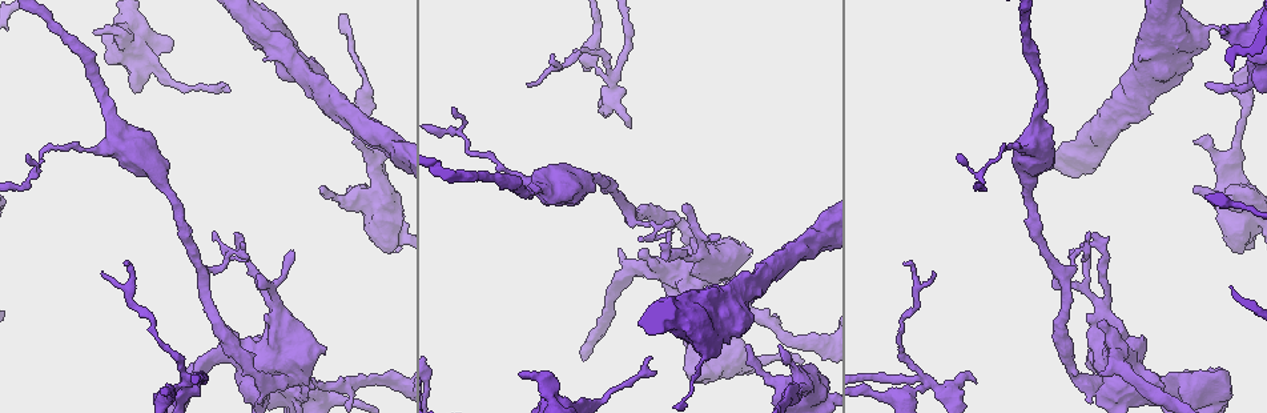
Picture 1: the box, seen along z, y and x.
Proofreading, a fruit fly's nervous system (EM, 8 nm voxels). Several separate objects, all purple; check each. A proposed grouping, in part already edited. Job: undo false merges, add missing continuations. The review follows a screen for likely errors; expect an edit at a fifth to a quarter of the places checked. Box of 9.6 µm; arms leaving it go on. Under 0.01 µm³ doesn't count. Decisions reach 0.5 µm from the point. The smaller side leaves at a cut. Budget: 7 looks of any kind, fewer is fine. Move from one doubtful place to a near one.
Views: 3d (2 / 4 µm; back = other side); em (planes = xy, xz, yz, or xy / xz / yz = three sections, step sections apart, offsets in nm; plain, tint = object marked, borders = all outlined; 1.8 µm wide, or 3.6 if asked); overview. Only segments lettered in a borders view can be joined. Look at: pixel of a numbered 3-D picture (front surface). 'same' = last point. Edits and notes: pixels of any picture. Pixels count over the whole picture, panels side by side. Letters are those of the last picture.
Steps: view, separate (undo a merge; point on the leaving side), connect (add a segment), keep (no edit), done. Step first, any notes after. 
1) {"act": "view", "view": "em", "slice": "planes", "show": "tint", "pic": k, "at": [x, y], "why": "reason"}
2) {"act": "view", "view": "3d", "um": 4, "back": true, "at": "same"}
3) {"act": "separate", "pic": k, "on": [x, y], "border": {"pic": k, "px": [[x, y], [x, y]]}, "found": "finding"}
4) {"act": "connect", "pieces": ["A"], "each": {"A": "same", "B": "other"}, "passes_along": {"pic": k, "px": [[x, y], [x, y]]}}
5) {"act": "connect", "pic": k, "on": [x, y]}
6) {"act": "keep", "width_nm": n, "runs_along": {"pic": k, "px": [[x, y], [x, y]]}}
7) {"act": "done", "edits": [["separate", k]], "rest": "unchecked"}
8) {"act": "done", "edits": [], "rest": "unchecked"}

{"act": "view", "view": "3d", "um": 2, "pic": 1, "at": [519, 375], "why": "stops while still wide"}

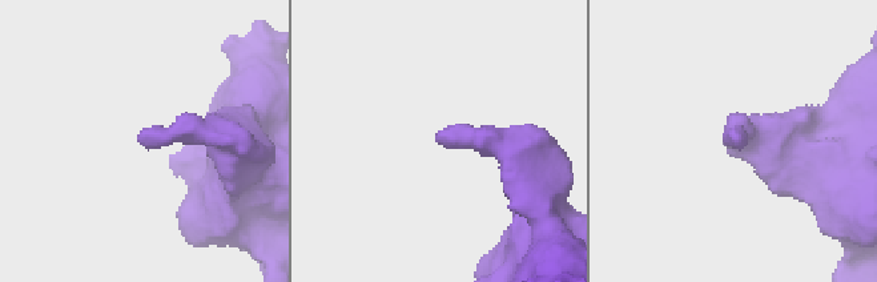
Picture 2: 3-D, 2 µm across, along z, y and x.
{"act": "view", "view": "em", "um": 3.6, "slice": "planes", "show": "borders", "pic": 2, "at": [737, 145], "why": "shape alone is not enough"}

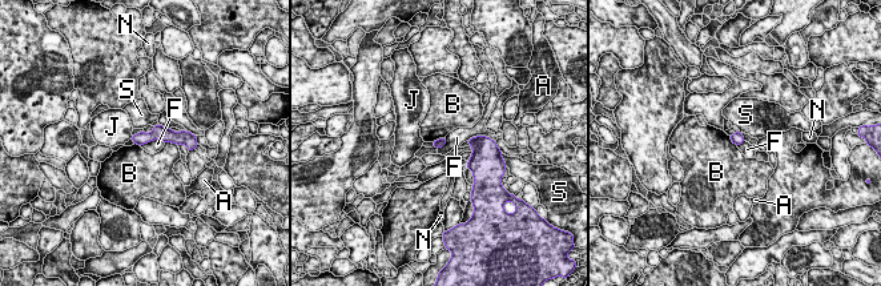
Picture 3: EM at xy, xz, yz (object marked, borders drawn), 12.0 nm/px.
{"act": "keep", "each": {"A": "other", "B": "other", "F": "other", "J": "other", "N": "other", "S": "other"}, "runs_along": {"pic": 3, "px": [[178, 136], [136, 139]]}, "found": "none of them fits"}

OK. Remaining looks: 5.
{"act": "view", "view": "3d", "um": 4, "back": true, "pic": 1, "at": [749, 347], "why": "branch stops here"}

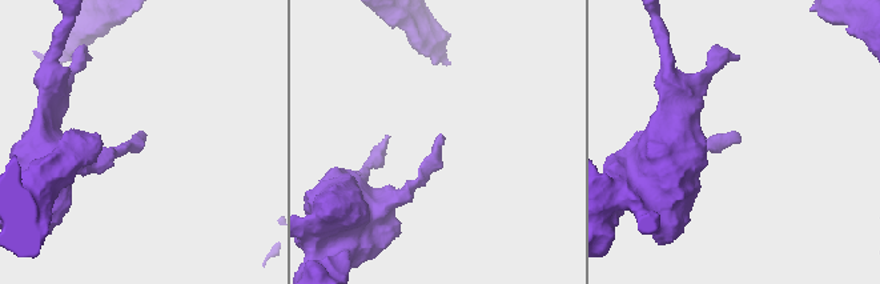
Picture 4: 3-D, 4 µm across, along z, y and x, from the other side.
{"act": "view", "view": "em", "slice": "xy", "step": 4, "show": "tint", "pic": 4, "at": [440, 133]}

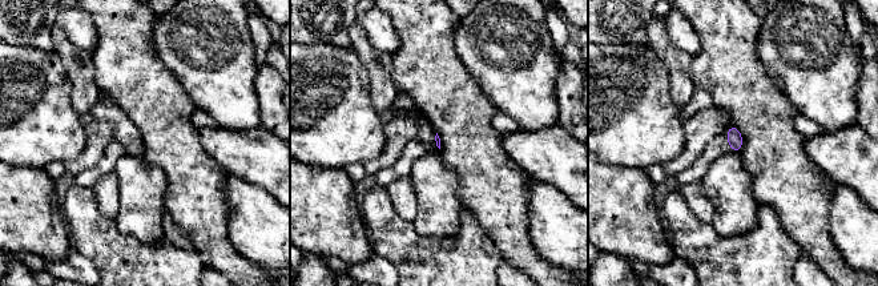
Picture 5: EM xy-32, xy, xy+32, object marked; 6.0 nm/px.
{"act": "view", "view": "em", "slice": "xy", "step": 4, "show": "borders", "at": "same", "why": "see the neighbours"}

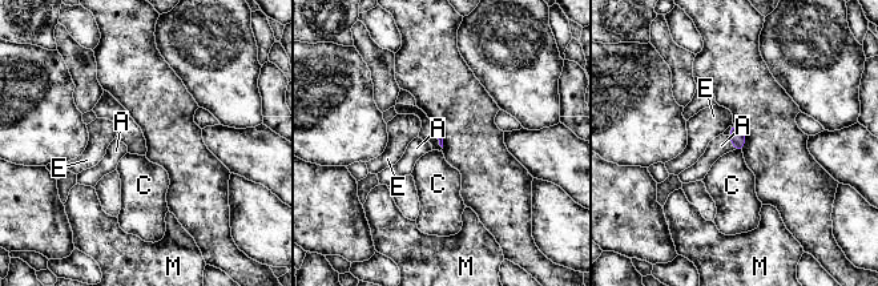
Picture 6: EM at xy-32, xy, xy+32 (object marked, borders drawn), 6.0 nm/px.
{"act": "connect", "pieces": ["A"], "each": {"A": "same", "C": "other", "E": "other", "M": "other"}, "passes_along": {"pic": 6, "px": [[737, 137], [732, 142], [721, 145]]}, "found": "it goes on there"}

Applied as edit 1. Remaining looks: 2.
{"act": "view", "view": "em", "um": 3.6, "slice": "xz", "step": 4, "show": "tint", "pic": 1, "at": [294, 253], "why": "branch stops here"}

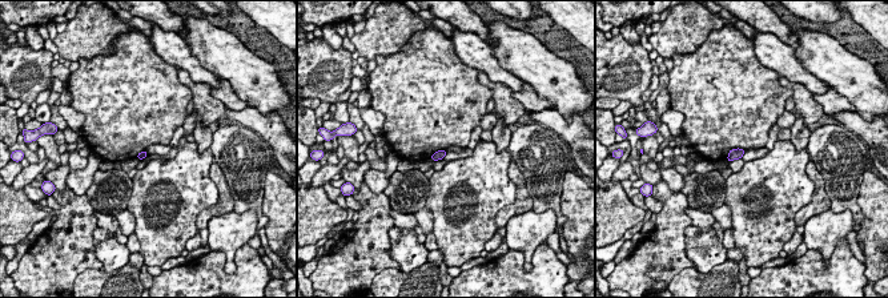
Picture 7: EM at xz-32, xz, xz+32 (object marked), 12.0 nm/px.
{"act": "view", "view": "em", "um": 3.6, "slice": "planes", "show": "borders", "at": "same", "why": "another direction"}

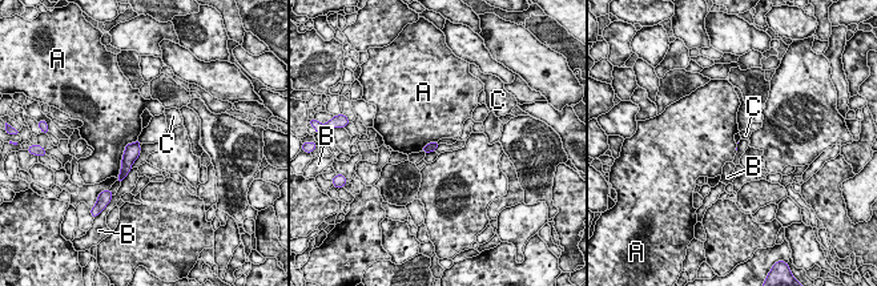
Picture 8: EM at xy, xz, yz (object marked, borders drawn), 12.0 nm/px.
{"act": "keep", "each": {"A": "other", "B": "other", "C": "other"}, "border": {"pic": 8, "px": [[137, 139], [125, 146], [117, 178]]}, "found": "none of them fits"}

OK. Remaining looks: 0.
{"act": "done", "edits": [["connect", 6]], "rest": "unchecked"}

